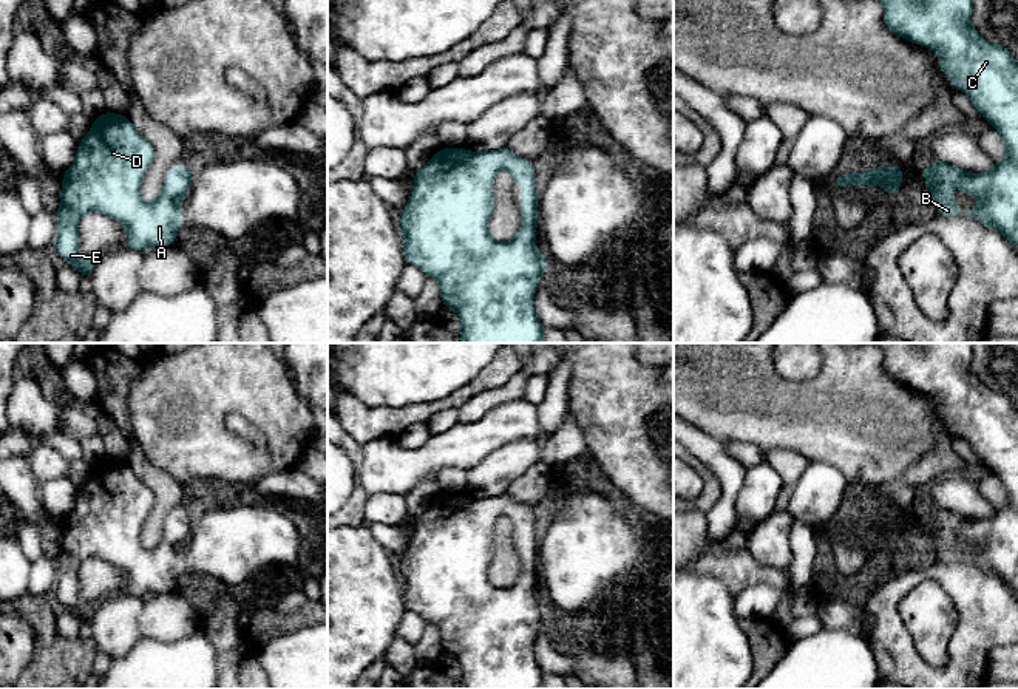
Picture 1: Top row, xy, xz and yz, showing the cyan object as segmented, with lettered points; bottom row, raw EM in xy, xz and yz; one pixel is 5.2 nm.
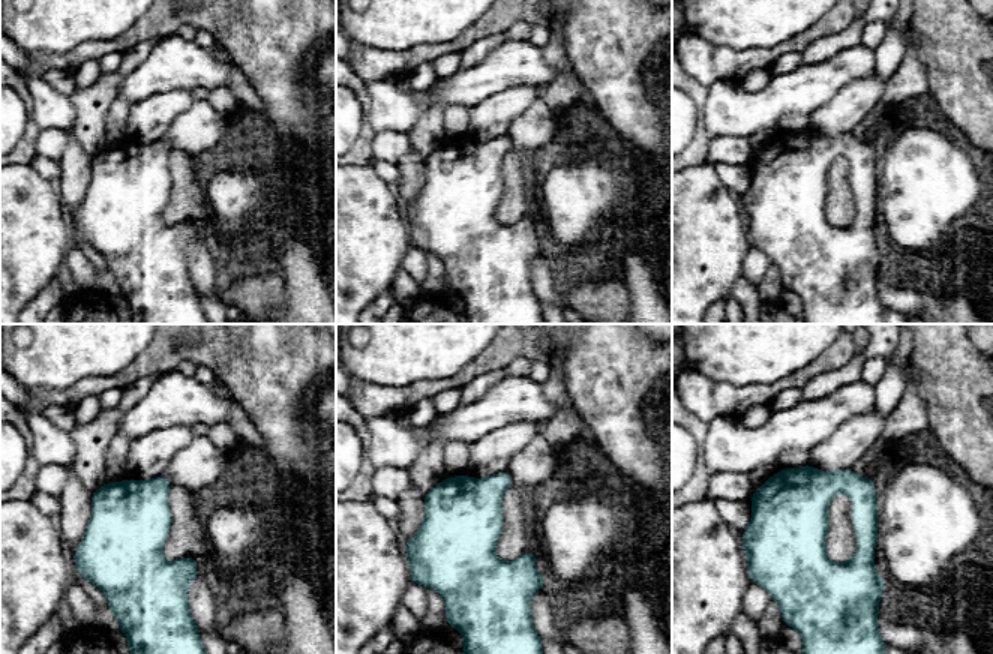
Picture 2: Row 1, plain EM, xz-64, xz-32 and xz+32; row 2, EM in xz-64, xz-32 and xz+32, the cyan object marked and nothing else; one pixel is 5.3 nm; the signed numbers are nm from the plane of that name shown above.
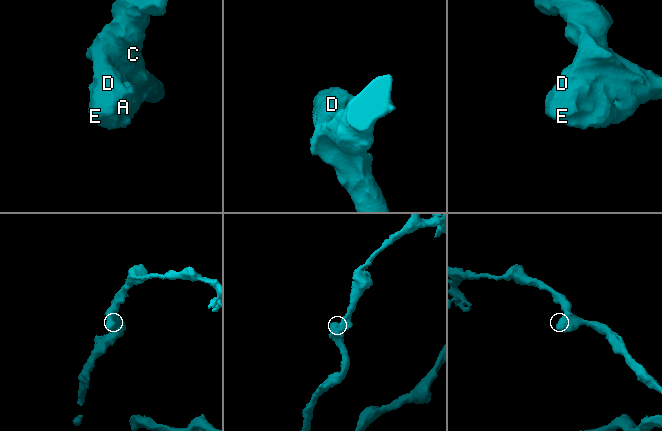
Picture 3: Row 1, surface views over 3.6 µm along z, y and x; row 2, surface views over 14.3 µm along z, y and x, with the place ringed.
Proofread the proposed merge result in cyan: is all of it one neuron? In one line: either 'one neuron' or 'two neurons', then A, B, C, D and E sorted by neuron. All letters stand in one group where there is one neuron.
one neuron; A B C D E

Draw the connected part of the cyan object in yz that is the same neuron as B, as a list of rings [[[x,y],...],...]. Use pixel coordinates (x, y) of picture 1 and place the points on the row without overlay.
[[[876,343],[884,355],[884,371],[898,383],[910,389],[927,392],[939,403],[939,414],[947,426],[958,436],[964,437],[973,453],[984,462],[1006,490],[1007,502],[1003,507],[995,507],[992,516],[973,519],[959,513],[950,511],[933,504],[930,511],[919,516],[925,524],[925,531],[931,538],[939,562],[953,564],[964,556],[953,548],[953,539],[958,533],[964,535],[979,550],[969,559],[984,573],[1001,579],[1015,595],[1018,595],[1018,408],[1012,403],[1007,394],[995,391],[979,382],[972,372],[973,343]]]

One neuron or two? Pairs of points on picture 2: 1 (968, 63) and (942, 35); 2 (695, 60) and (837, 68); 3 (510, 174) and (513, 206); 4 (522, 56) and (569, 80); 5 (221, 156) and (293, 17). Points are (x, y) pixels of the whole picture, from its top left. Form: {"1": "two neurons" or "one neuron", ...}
{"1": "one neuron", "2": "two neurons", "3": "one neuron", "4": "two neurons", "5": "two neurons"}

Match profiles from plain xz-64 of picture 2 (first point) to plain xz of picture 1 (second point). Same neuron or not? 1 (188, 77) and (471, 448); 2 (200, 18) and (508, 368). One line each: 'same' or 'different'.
1: same
2: same

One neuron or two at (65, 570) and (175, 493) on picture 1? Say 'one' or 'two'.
two

